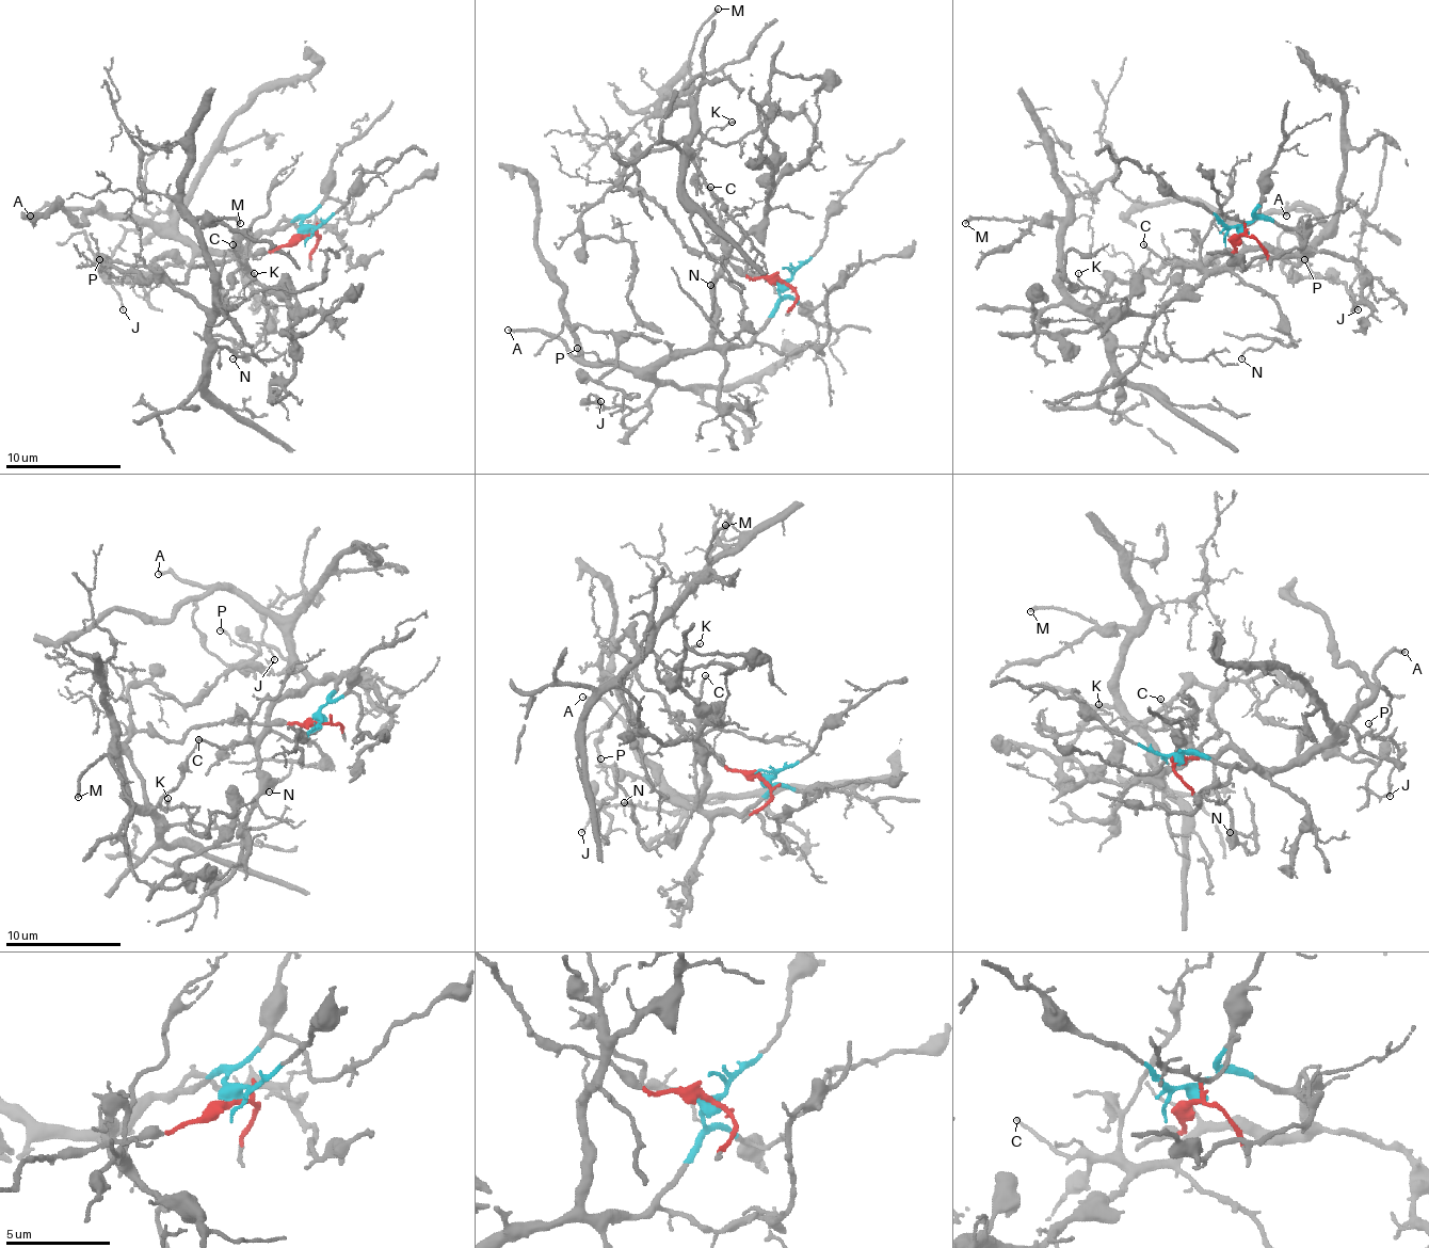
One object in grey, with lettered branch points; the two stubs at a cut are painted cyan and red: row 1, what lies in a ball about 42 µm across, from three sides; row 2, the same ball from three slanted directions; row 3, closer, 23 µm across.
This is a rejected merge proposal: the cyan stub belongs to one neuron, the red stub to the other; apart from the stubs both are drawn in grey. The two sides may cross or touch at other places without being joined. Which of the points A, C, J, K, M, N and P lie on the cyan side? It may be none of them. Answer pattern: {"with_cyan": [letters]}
{"with_cyan": ["A", "C", "J", "N", "P"]}

